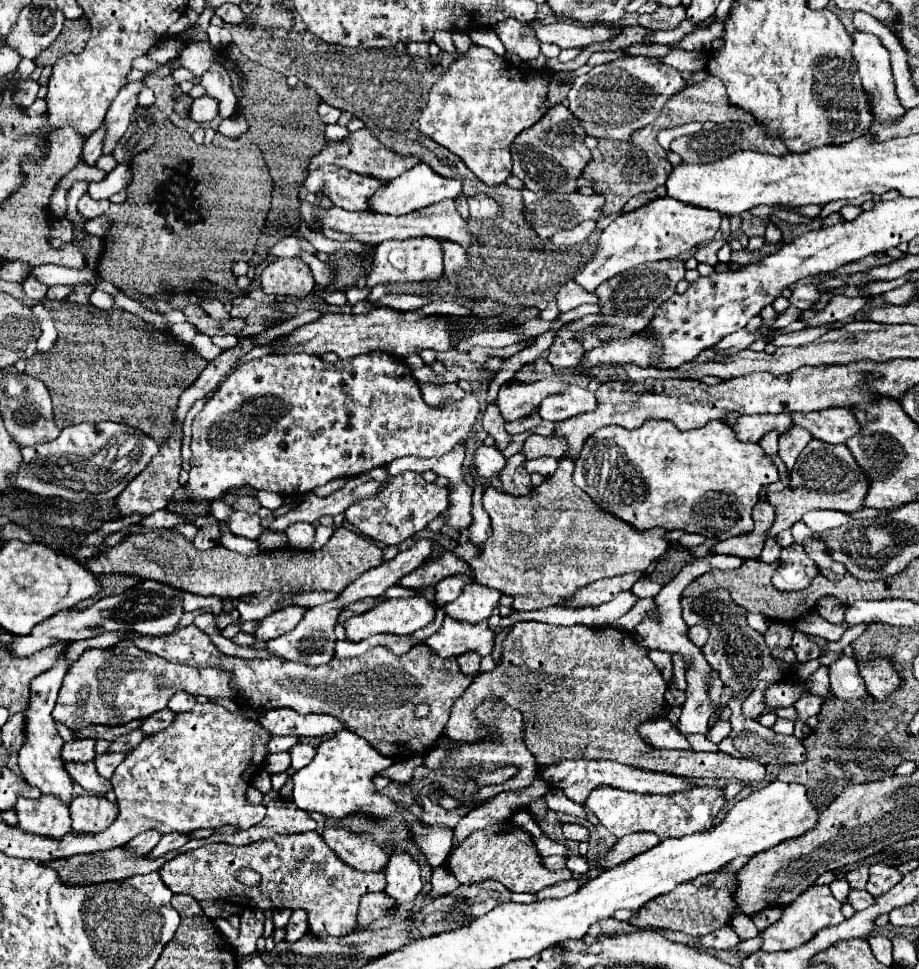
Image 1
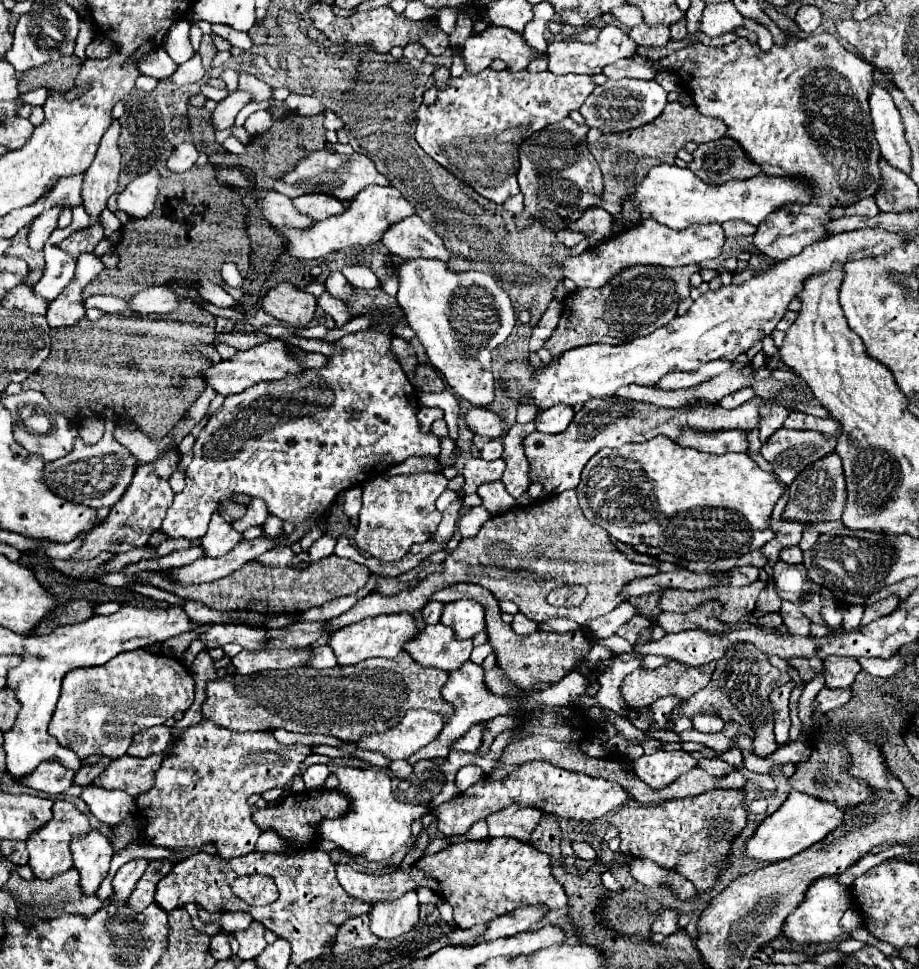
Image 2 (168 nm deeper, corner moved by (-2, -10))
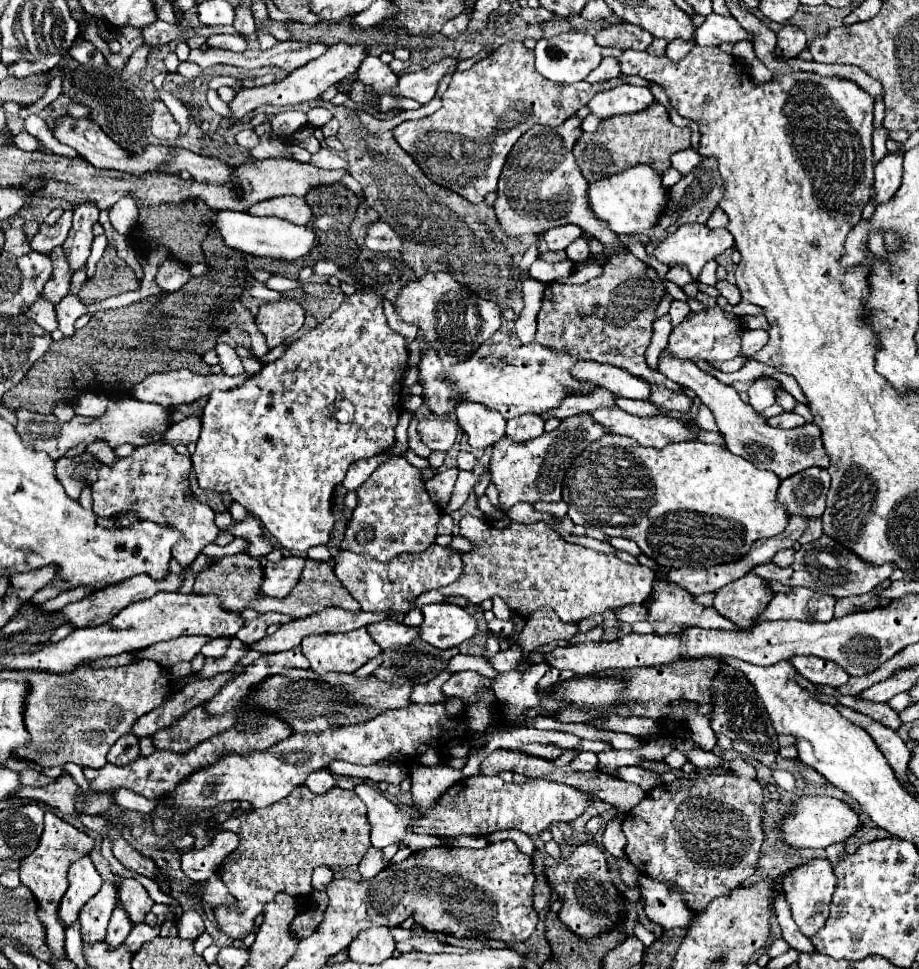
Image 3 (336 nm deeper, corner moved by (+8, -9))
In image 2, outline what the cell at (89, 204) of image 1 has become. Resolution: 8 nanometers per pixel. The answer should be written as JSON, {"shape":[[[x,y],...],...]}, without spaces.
{"shape":[[[96,222],[94,226],[90,228],[80,228],[76,230],[70,238],[66,238],[62,242],[62,248],[68,250],[74,258],[78,258],[80,252],[92,252],[94,246],[98,244],[98,240],[104,238],[104,228],[102,228],[102,222]]]}

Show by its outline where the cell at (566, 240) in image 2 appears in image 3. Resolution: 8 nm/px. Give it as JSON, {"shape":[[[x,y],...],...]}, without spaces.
{"shape":[[[562,225],[562,227],[554,227],[552,231],[544,233],[544,239],[548,243],[548,251],[560,251],[566,249],[572,241],[576,241],[584,231],[576,225]]]}

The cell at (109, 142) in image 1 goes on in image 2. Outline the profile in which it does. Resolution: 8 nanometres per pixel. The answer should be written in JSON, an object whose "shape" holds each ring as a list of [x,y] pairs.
{"shape":[[[114,120],[108,132],[102,136],[102,142],[98,146],[96,158],[90,164],[90,168],[84,172],[84,184],[82,184],[82,204],[92,216],[90,224],[96,224],[100,220],[100,212],[106,208],[106,200],[116,192],[118,188],[118,174],[120,174],[120,120]]]}

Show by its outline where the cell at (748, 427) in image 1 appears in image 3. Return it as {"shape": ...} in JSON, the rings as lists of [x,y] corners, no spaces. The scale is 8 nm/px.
{"shape":[[[600,407],[588,413],[594,423],[602,425],[608,433],[632,437],[644,447],[664,447],[666,443],[696,439],[696,429],[688,429],[684,421],[666,415],[638,417],[618,407]]]}

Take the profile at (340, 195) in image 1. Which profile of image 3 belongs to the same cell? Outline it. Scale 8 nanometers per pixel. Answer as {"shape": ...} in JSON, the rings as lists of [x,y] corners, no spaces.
{"shape":[[[272,197],[252,205],[248,213],[286,219],[294,225],[306,225],[312,219],[312,209],[302,197]]]}

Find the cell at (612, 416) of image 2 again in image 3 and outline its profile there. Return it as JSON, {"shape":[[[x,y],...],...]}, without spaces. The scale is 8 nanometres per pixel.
{"shape":[[[580,413],[564,419],[556,431],[544,433],[528,443],[520,443],[520,447],[508,443],[508,439],[496,443],[490,461],[490,475],[492,475],[492,483],[498,489],[502,511],[506,513],[518,501],[532,505],[538,501],[548,501],[548,503],[562,501],[560,489],[568,465],[572,465],[572,459],[584,447],[588,447],[592,441],[600,439],[602,435],[606,435],[606,431],[600,431],[600,427],[596,427],[596,423],[592,423],[592,419],[588,419],[586,413]]]}

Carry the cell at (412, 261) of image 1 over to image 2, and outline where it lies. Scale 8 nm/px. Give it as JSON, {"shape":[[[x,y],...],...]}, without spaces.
{"shape":[[[412,258],[398,266],[400,288],[396,294],[408,324],[420,338],[430,364],[446,378],[454,394],[474,406],[494,400],[492,350],[504,342],[514,324],[514,308],[508,294],[488,274],[465,271],[454,274],[434,258]]]}

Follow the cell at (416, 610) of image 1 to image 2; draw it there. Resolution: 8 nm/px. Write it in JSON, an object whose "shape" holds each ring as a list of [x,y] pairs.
{"shape":[[[406,612],[384,614],[378,618],[366,618],[366,620],[360,620],[356,624],[350,624],[350,626],[336,630],[330,636],[328,646],[334,650],[340,666],[350,666],[350,664],[358,664],[358,662],[372,658],[372,656],[396,658],[398,654],[404,652],[404,644],[414,640],[416,636],[418,636],[418,626],[416,626],[416,620],[412,614],[406,614]]]}

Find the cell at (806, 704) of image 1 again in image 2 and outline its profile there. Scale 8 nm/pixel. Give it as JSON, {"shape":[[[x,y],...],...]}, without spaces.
{"shape":[[[822,688],[818,692],[818,696],[812,702],[812,710],[814,712],[830,712],[834,708],[840,708],[842,704],[846,704],[846,700],[850,700],[852,692],[850,690],[830,690],[830,688]]]}

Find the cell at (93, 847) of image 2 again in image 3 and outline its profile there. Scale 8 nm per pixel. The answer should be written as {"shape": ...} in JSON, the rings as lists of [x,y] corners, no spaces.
{"shape":[[[84,855],[80,861],[76,861],[70,867],[68,879],[70,879],[70,887],[58,909],[64,927],[70,927],[72,923],[78,921],[84,903],[88,903],[102,887],[102,877],[98,875],[88,855]]]}

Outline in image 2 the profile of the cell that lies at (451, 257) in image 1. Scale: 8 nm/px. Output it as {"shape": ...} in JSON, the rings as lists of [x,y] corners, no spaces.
{"shape":[[[418,216],[406,218],[394,224],[382,238],[382,244],[400,258],[422,258],[436,256],[442,262],[450,260],[450,252],[446,250],[440,236],[428,228]]]}

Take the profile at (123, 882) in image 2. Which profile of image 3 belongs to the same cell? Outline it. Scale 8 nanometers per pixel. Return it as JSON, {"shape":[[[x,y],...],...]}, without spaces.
{"shape":[[[104,883],[102,889],[96,893],[96,897],[92,897],[84,905],[84,911],[80,913],[82,941],[86,945],[104,939],[114,907],[116,907],[116,883]]]}

